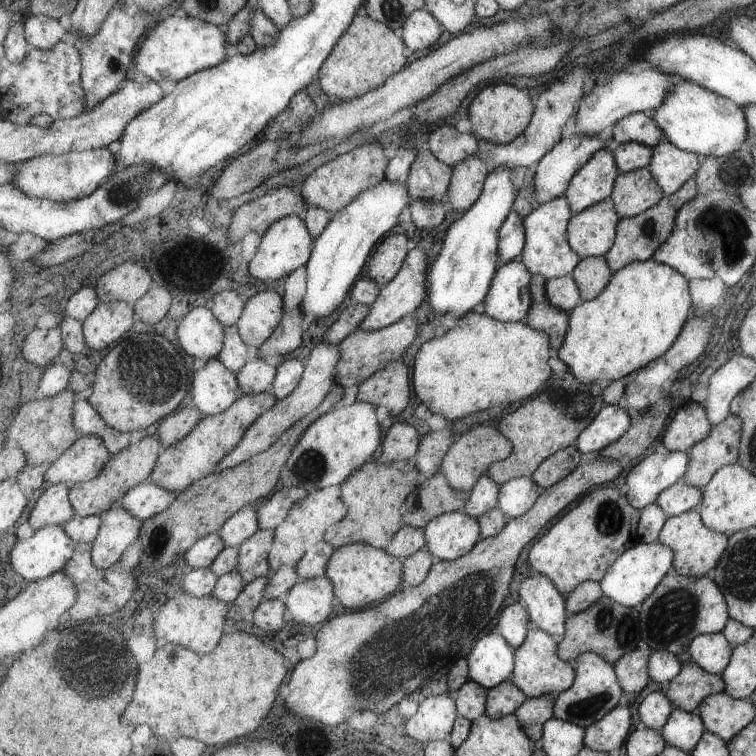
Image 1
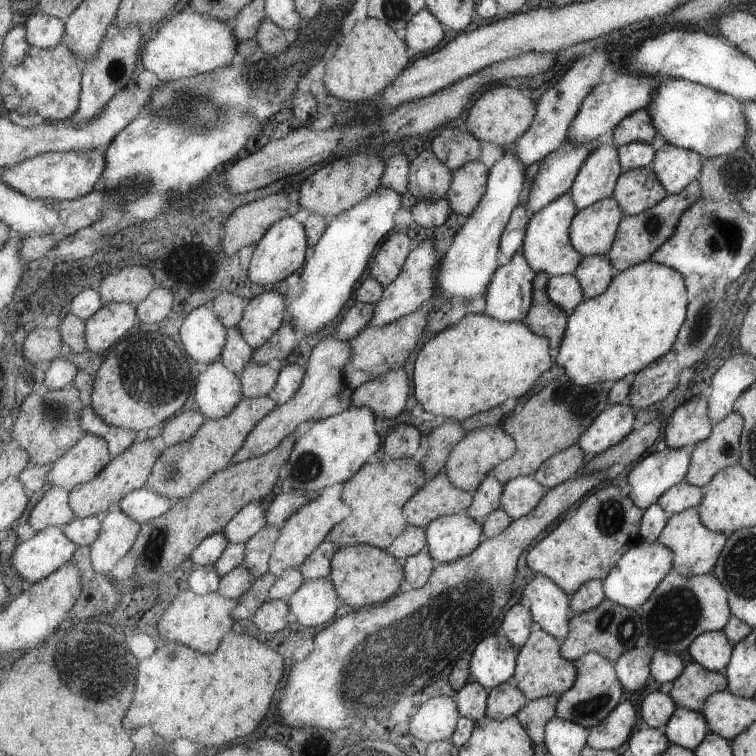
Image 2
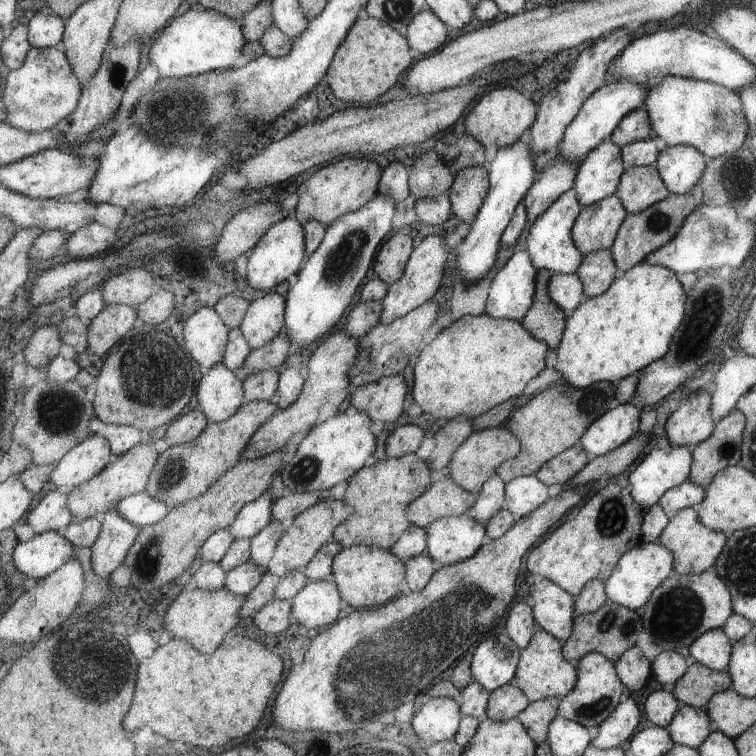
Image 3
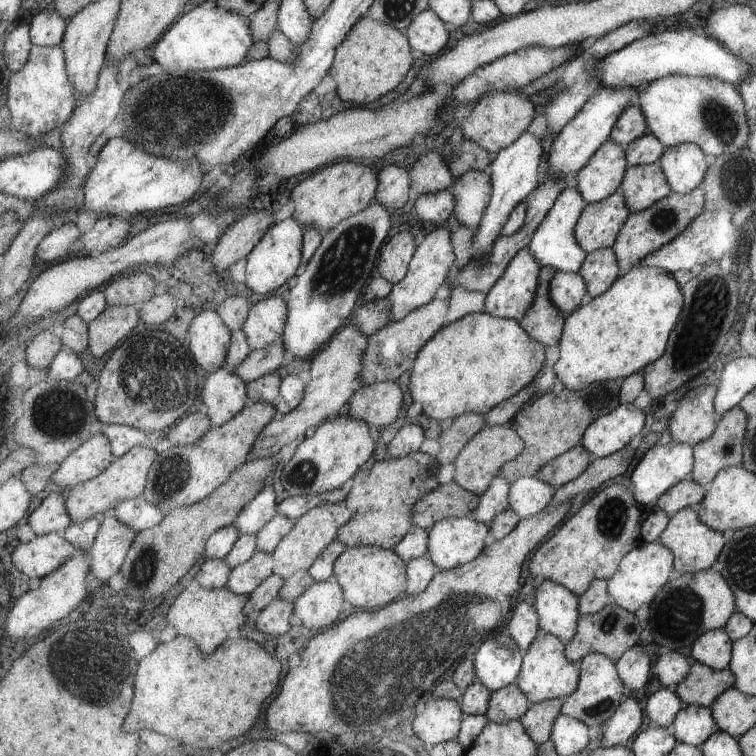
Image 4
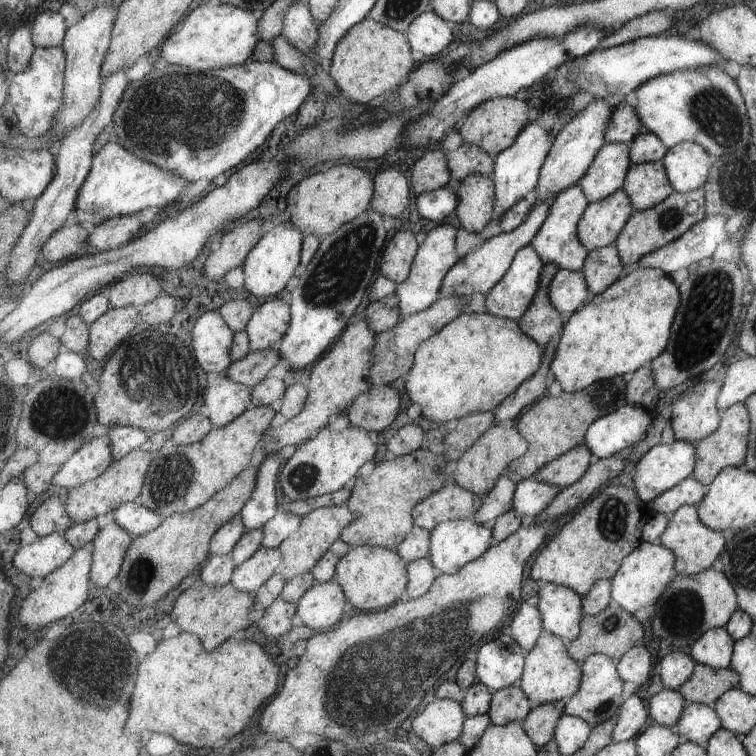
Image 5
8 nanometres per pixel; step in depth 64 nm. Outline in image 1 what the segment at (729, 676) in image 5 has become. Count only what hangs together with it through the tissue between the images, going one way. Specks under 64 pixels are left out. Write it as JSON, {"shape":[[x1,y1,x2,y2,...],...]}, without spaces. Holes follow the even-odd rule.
{"shape":[[694,660,685,663,677,678,670,682,667,696,675,707,699,714,702,702,712,694,726,690,726,680,722,674,705,670]]}

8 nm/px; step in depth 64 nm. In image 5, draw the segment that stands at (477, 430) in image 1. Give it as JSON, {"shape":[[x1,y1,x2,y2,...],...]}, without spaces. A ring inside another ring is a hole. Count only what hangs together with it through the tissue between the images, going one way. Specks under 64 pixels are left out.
{"shape":[[515,423,493,425,458,461,453,478,465,490,485,498,506,474,511,464,525,456,530,449,528,438,522,434]]}

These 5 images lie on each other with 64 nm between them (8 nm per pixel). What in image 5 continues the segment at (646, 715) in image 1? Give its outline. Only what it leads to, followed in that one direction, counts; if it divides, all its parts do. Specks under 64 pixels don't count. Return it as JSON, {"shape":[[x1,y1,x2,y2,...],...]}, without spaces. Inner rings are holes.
{"shape":[[664,687,650,700,650,716,660,725,675,730,688,703,679,689]]}

